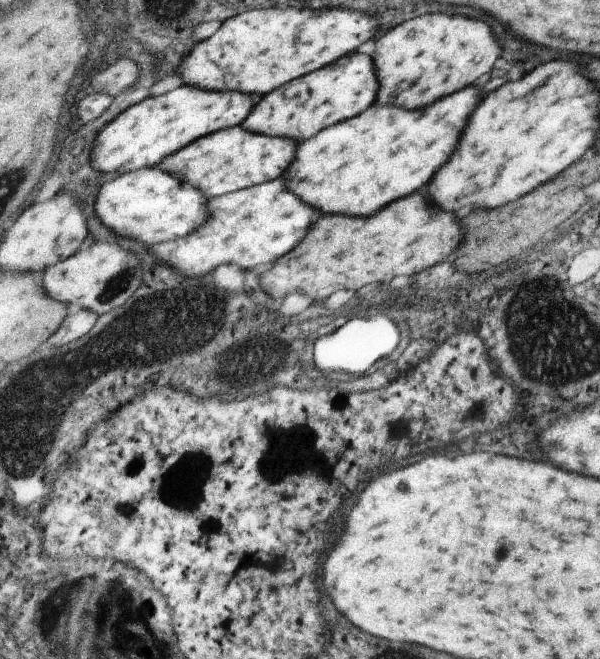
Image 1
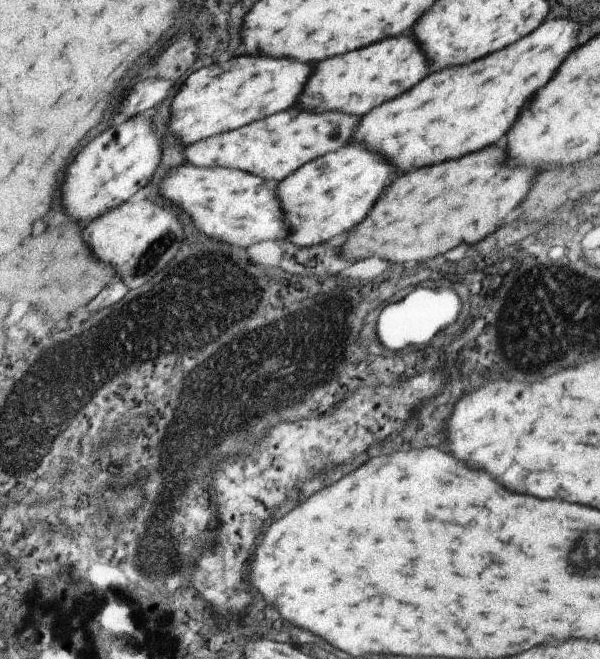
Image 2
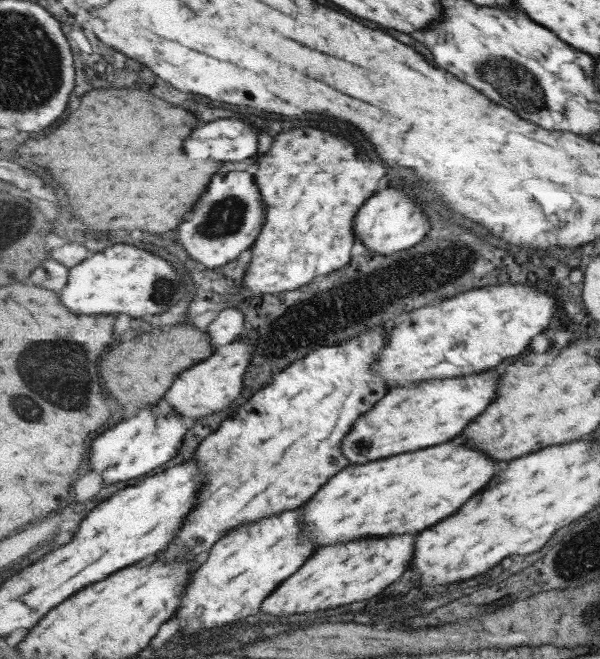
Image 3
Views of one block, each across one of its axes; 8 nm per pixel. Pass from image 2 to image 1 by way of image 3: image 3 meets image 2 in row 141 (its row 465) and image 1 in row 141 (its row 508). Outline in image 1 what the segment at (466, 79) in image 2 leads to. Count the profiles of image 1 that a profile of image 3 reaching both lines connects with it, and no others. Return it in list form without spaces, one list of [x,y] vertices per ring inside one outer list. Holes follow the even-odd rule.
[[[467,88],[453,94],[453,98],[449,96],[413,112],[393,106],[373,106],[353,120],[340,122],[303,141],[297,164],[285,172],[288,188],[323,214],[377,214],[391,202],[427,186],[433,174],[455,152],[467,118],[477,104],[479,88]]]

